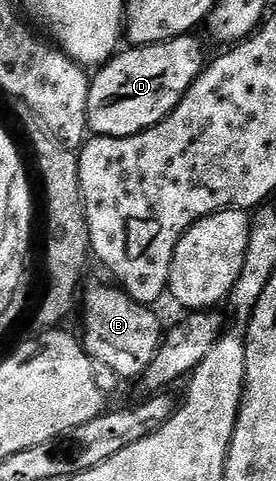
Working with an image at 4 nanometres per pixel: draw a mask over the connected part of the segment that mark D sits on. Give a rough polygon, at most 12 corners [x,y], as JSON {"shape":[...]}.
{"shape":[[197,34],[118,51],[92,73],[93,136],[163,122],[207,63]]}

